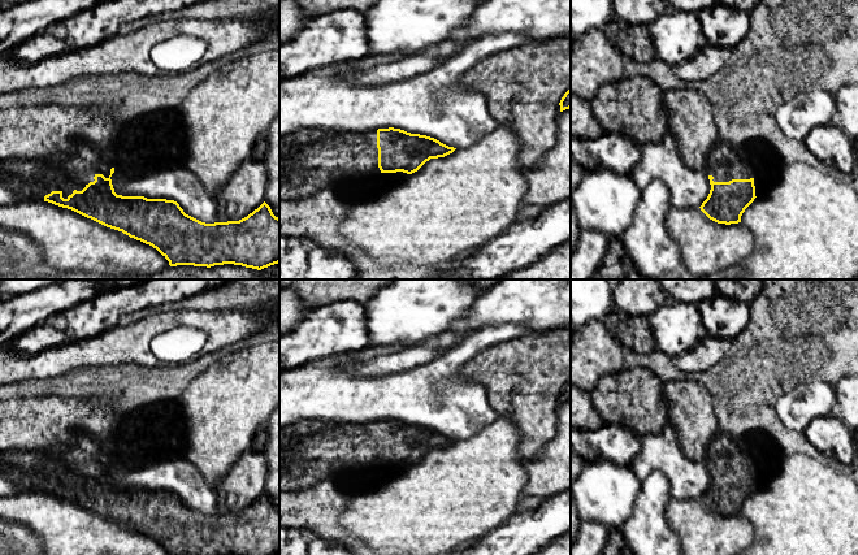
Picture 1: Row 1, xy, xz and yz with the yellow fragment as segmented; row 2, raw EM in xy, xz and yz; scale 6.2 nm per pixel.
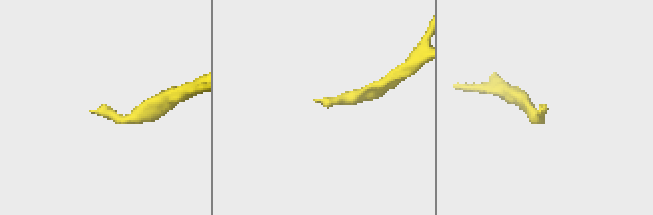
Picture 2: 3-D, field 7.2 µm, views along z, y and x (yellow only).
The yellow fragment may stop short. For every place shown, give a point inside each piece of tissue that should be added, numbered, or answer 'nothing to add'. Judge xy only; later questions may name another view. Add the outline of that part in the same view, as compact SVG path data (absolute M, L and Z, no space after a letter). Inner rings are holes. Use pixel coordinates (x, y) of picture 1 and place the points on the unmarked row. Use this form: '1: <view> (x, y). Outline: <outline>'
1: xy (81, 458). Outline: M84 432L77 434L77 441L72 446L36 451L43 459L56 460L62 469L70 471L83 480L94 473L96 465L109 469L110 460L114 459L112 451L96 442Z

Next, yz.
1: yz (726, 454). Outline: M723 432L715 434L708 446L705 461L707 467L714 468L714 473L753 469L753 464L744 445L734 437Z

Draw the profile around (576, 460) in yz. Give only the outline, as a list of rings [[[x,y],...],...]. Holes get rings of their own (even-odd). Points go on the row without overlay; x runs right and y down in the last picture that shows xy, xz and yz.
[[[571,447],[571,485],[581,473],[584,459]]]

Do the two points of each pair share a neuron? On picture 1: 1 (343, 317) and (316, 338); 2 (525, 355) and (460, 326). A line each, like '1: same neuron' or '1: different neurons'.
1: same neuron
2: different neurons

